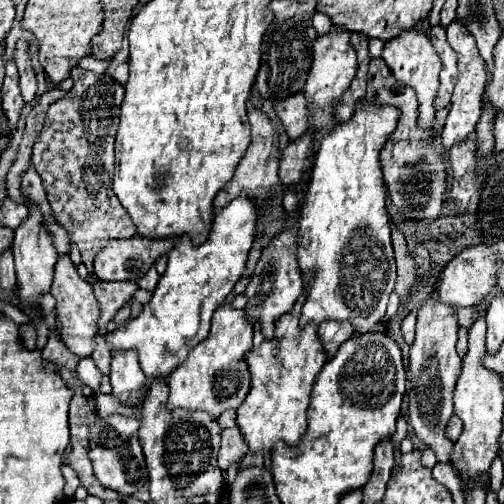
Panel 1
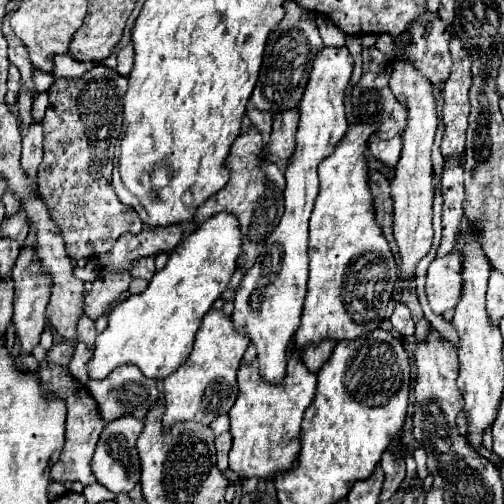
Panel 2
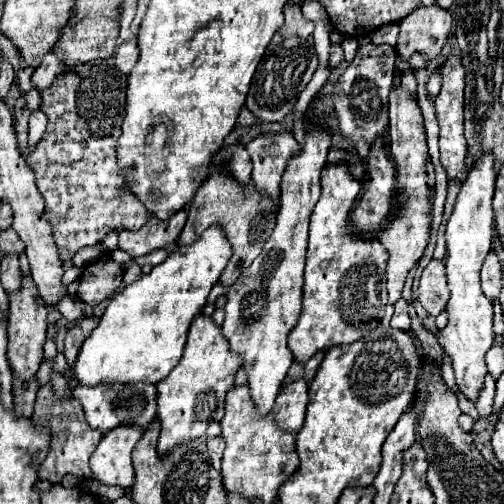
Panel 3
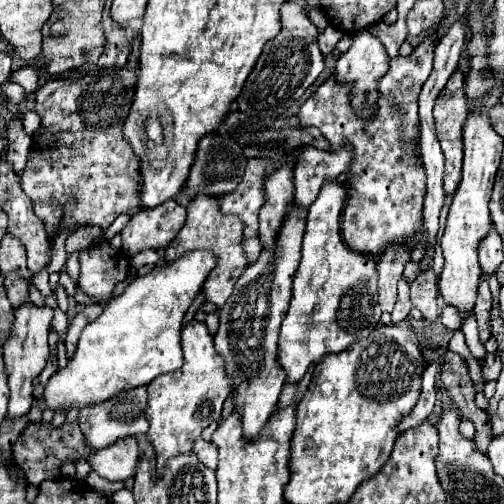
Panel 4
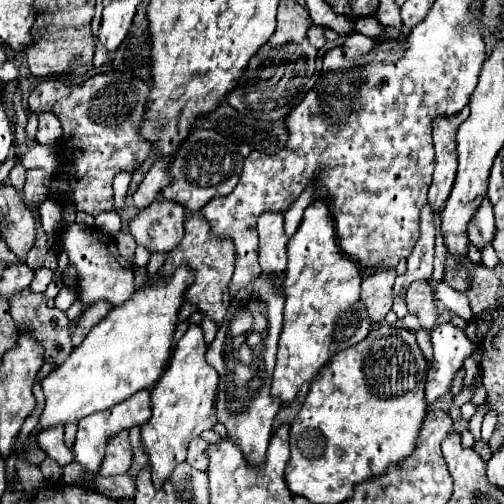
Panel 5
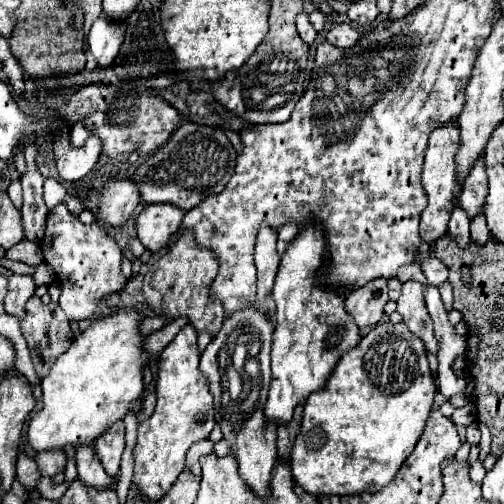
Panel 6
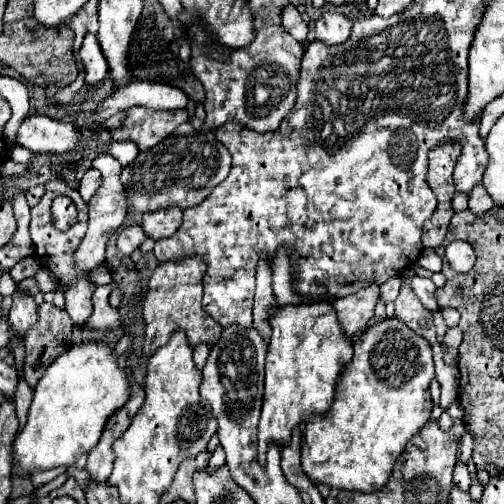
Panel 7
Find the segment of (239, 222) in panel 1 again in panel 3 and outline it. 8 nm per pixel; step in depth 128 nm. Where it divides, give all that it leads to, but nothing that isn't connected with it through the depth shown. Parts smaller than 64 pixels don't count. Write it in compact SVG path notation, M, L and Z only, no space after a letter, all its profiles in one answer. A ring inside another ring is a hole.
M212 226L194 244L174 248L172 254L162 264L154 266L148 274L142 274L136 282L114 294L98 326L92 330L88 340L84 340L76 364L72 366L76 380L84 386L112 386L112 384L134 384L134 382L156 384L162 378L166 378L176 368L182 356L192 318L206 304L210 288L218 282L218 276L222 274L230 256L232 250L228 240L224 238L218 226Z

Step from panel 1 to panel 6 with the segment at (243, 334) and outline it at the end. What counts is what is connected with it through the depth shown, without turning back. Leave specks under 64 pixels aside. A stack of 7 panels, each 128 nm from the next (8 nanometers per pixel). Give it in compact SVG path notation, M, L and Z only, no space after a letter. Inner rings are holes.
M186 324L162 350L156 378L156 408L154 414L138 426L138 440L132 452L132 490L150 502L158 502L172 488L178 474L184 470L188 448L200 440L208 440L216 424L212 394L208 392L206 380L198 370L200 352L196 346L196 336L196 330Z

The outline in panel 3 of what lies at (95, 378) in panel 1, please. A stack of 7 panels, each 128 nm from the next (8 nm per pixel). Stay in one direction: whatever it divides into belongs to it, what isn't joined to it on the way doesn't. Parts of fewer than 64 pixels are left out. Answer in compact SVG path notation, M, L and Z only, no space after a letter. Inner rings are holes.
M86 316L82 320L78 320L66 334L66 342L64 342L64 356L66 356L66 362L68 366L74 364L76 356L78 356L78 350L82 346L82 340L88 338L88 334L92 332L92 328L98 324L98 318L96 316Z

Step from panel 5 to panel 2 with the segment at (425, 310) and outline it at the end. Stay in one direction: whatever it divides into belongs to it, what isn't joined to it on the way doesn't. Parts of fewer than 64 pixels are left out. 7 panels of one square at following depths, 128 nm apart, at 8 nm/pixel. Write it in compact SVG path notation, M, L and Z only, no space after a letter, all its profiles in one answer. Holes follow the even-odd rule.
M450 252L442 258L434 258L426 272L426 296L434 314L444 314L460 300L462 278L458 252Z

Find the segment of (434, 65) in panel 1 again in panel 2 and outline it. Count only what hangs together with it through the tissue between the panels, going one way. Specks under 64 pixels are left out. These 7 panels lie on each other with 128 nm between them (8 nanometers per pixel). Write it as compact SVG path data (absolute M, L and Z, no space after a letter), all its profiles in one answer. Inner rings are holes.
M378 34L376 36L376 48L392 58L398 58L394 64L394 72L390 78L390 88L396 100L408 108L408 124L402 132L402 154L394 170L394 178L390 182L390 196L394 202L392 210L392 230L394 240L398 246L398 284L406 286L414 280L414 270L420 262L420 258L430 250L432 246L432 160L430 160L430 148L434 142L434 132L438 124L436 116L436 102L432 94L432 84L426 76L416 72L404 58L402 52L394 52L394 38L390 34Z

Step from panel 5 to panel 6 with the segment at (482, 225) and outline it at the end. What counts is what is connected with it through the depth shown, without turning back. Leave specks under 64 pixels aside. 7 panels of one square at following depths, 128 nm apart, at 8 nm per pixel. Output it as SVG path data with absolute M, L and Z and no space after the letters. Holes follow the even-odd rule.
M480 156L480 160L476 160L476 164L472 166L472 174L468 174L463 184L462 192L459 197L459 206L466 210L468 218L476 216L486 202L486 168L484 168L484 156Z

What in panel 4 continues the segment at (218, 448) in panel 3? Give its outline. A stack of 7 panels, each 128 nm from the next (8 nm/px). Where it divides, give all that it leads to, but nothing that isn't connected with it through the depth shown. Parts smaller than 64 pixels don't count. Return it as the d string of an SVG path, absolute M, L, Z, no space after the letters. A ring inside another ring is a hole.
M196 438L192 452L198 456L198 460L204 466L208 466L212 470L216 468L216 464L218 464L218 450L216 450L216 444L214 442L206 442L202 438Z

